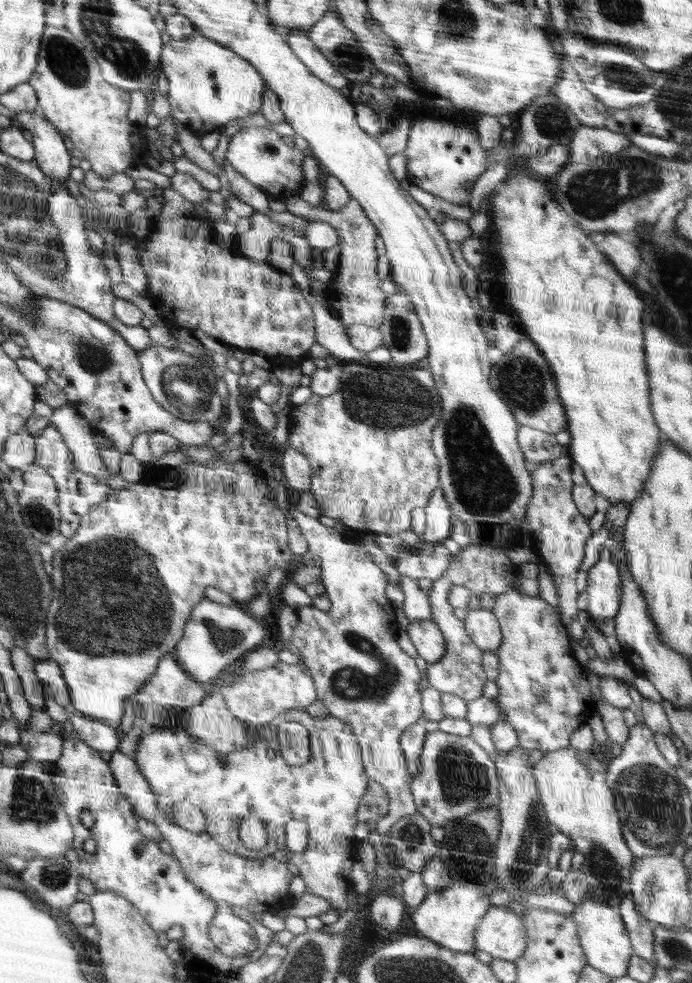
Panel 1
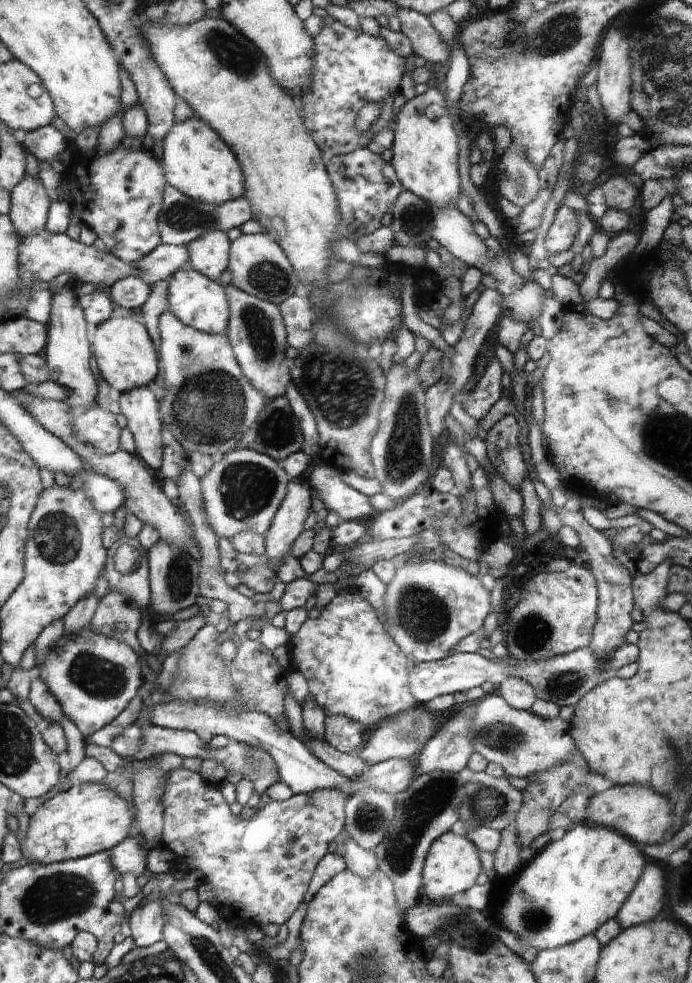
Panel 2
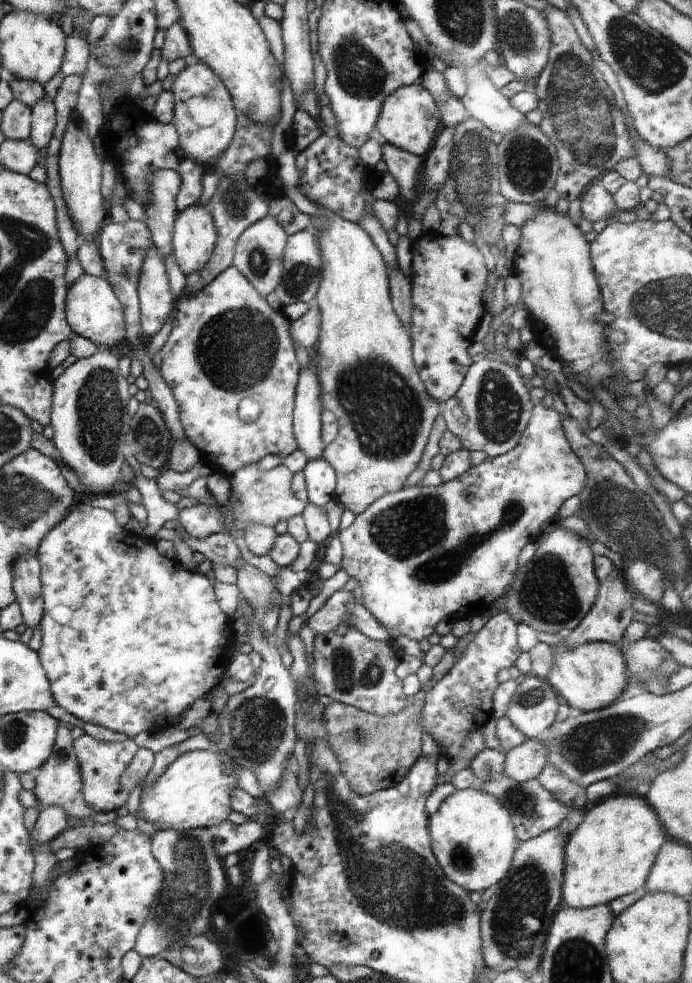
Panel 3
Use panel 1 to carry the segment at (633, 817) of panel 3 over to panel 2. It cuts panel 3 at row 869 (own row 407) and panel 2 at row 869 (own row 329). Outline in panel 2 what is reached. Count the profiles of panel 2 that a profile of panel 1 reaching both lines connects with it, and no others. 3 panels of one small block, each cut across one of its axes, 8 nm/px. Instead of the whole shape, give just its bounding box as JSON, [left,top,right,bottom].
[500,822,645,953]

